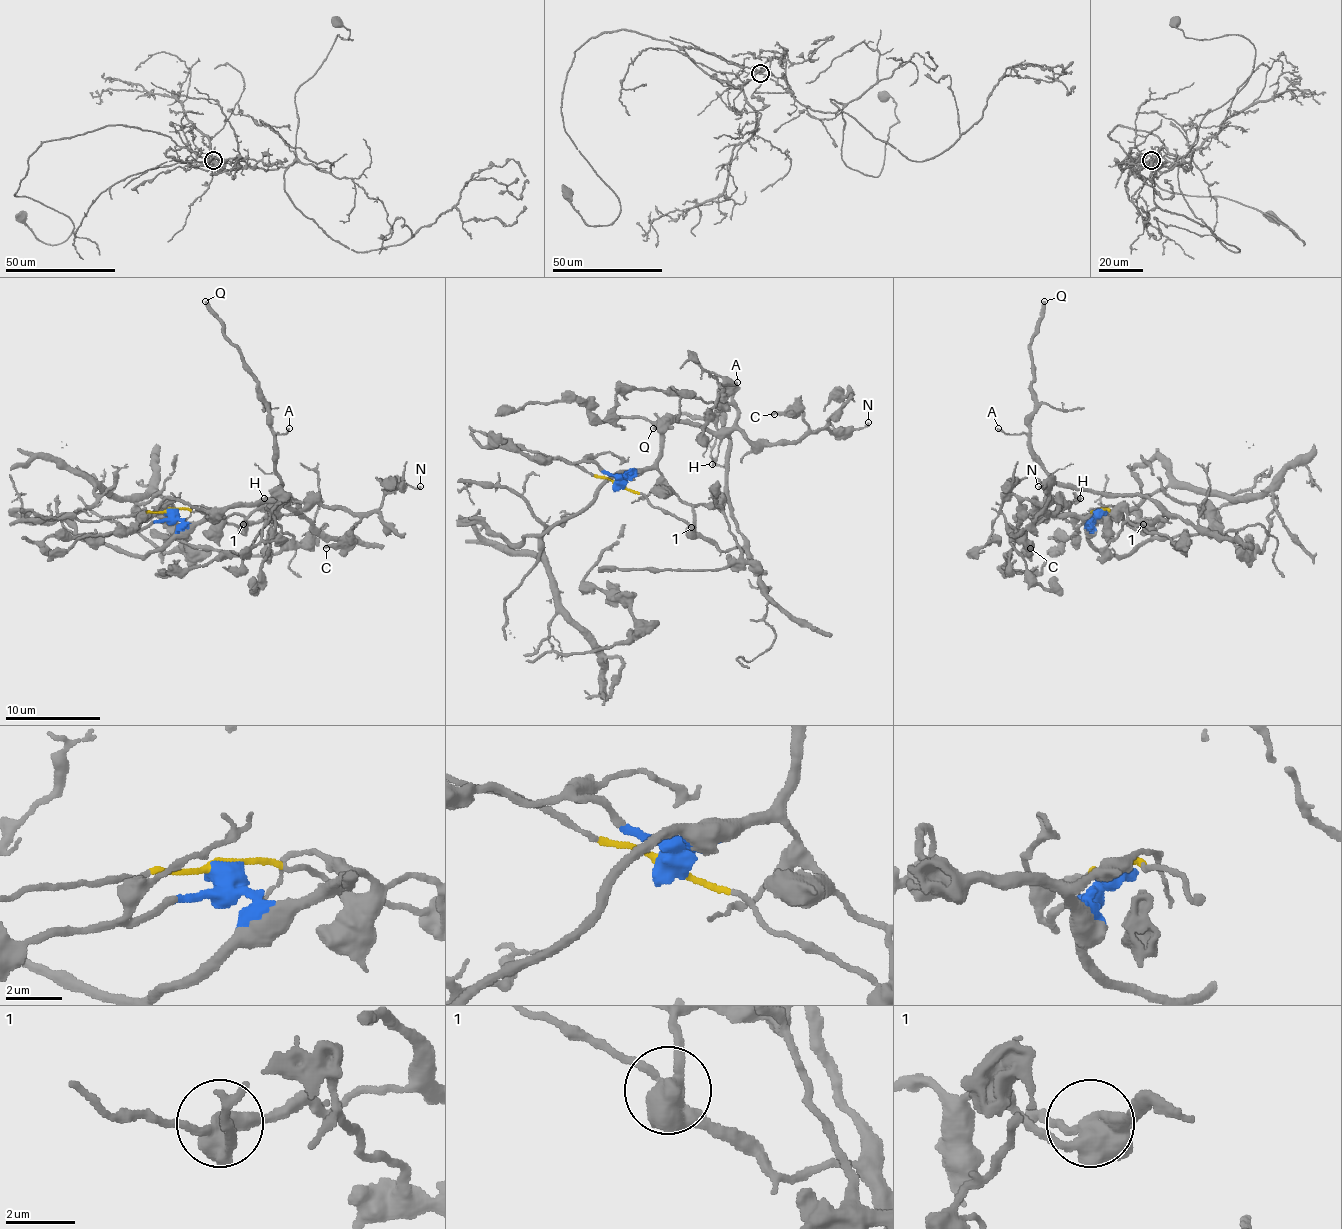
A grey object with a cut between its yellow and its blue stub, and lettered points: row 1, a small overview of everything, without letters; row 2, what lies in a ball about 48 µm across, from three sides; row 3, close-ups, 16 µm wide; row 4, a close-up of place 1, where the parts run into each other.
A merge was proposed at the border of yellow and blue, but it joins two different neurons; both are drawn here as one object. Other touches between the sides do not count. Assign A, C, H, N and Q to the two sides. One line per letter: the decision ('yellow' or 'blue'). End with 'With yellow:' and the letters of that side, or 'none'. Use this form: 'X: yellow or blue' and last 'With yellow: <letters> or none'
A: yellow
C: blue
H: blue
N: blue
Q: yellow
With yellow: A, Q

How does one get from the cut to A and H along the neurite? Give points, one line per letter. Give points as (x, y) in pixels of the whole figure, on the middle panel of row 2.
A: (617, 484), (685, 521), (721, 550), (742, 547), (744, 538), (728, 495), (723, 427), (728, 393), (737, 382)
H: (619, 484), (650, 467), (659, 453), (659, 434), (671, 422), (702, 424), (718, 438), (718, 455), (711, 465)

